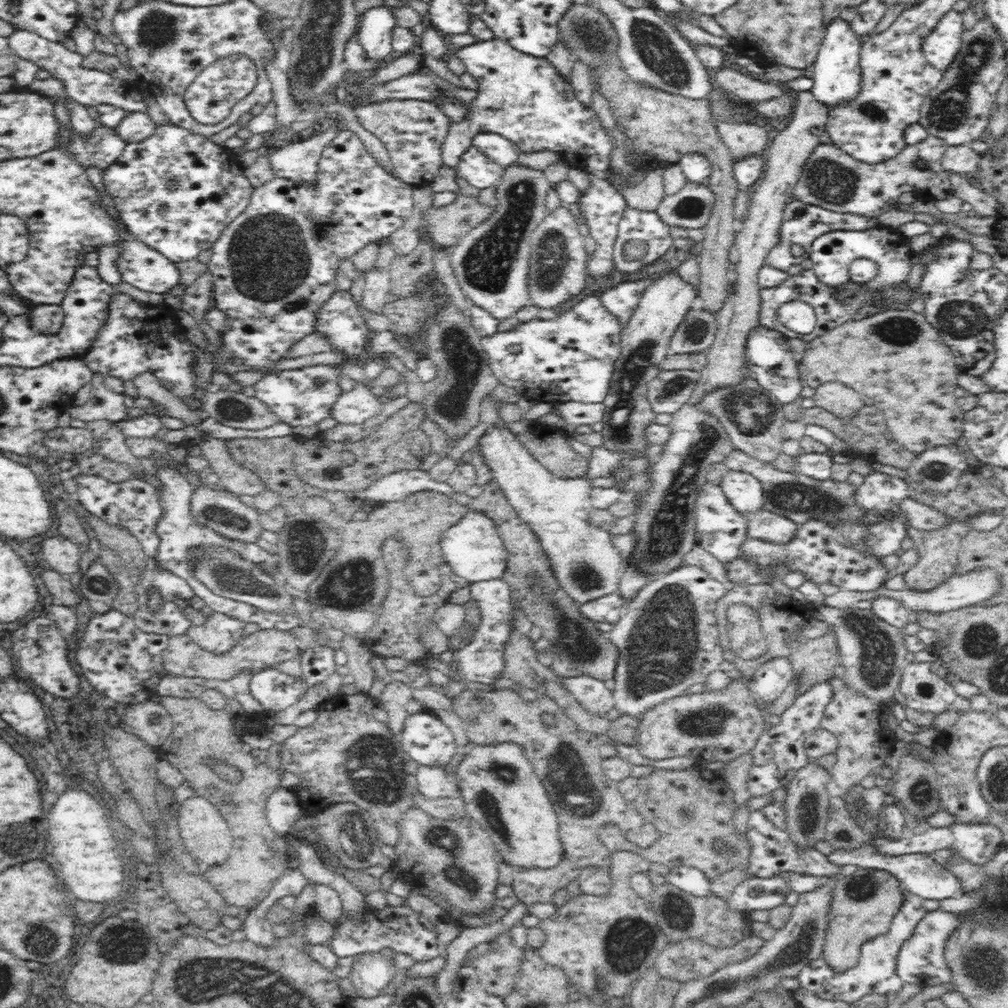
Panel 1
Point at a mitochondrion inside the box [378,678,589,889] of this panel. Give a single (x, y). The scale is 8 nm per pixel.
(504, 772)

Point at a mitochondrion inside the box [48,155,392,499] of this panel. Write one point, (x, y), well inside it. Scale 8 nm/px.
(267, 261)

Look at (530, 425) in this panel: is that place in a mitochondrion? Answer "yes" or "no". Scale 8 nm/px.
no

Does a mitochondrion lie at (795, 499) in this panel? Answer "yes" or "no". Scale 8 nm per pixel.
yes

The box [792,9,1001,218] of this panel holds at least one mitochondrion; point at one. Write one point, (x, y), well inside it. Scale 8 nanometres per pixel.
(951, 103)

